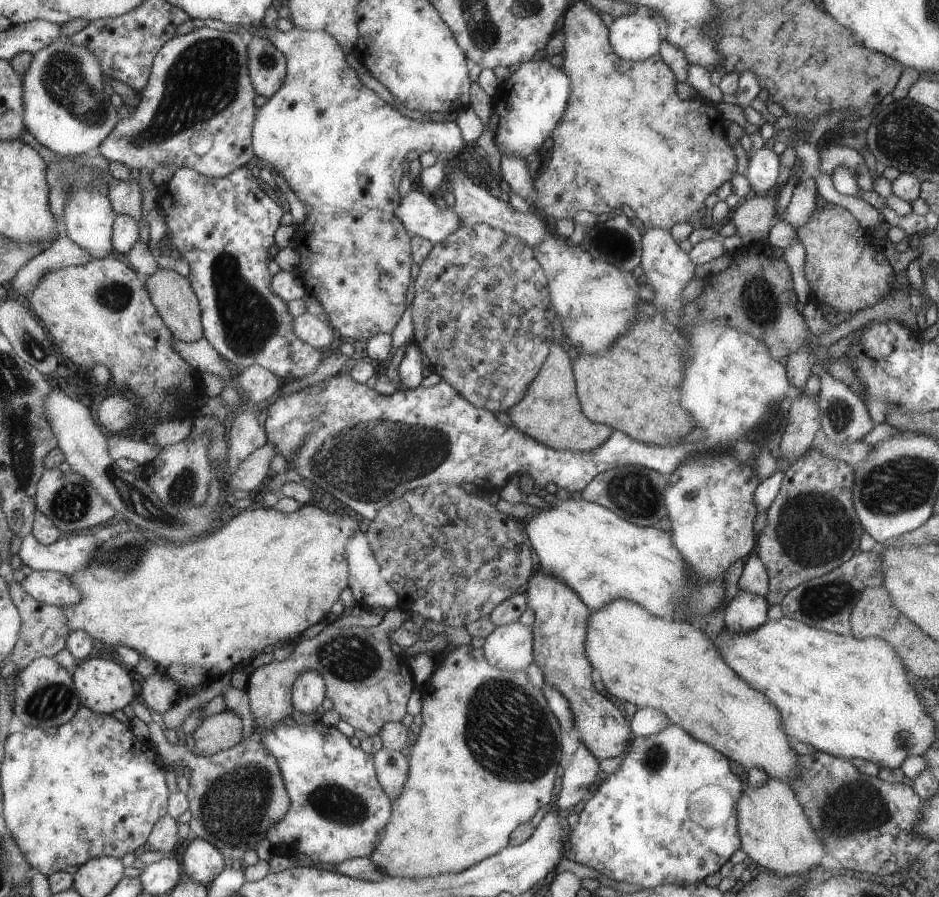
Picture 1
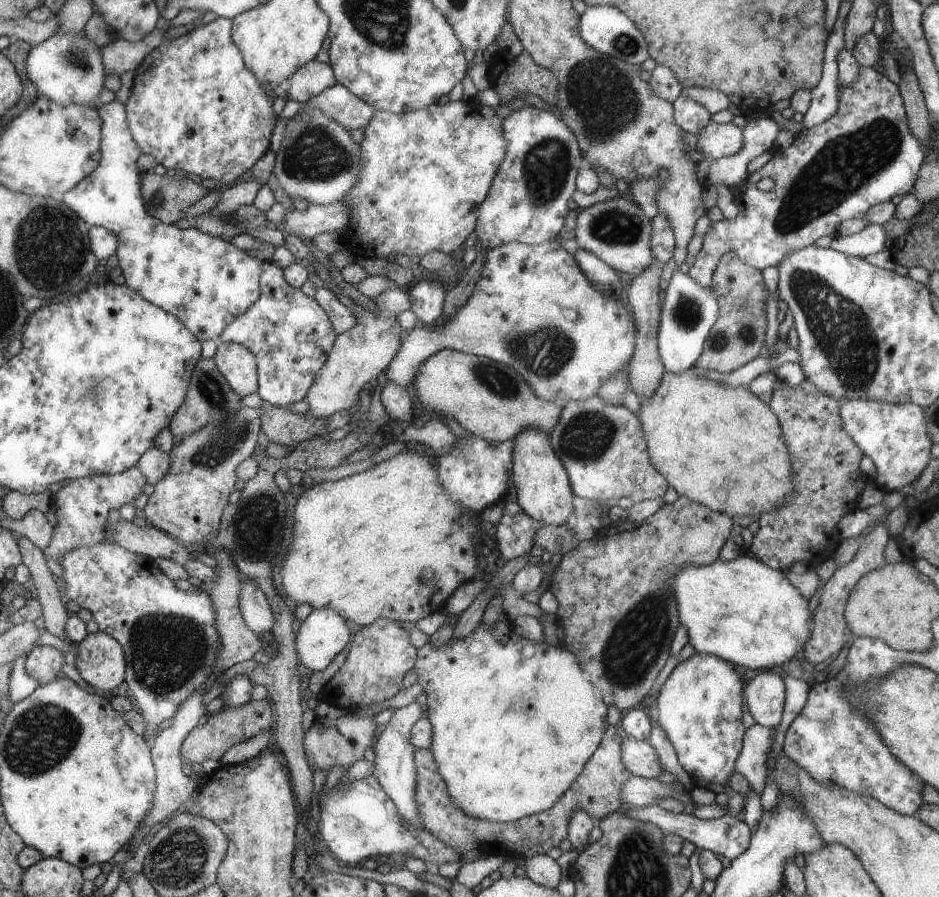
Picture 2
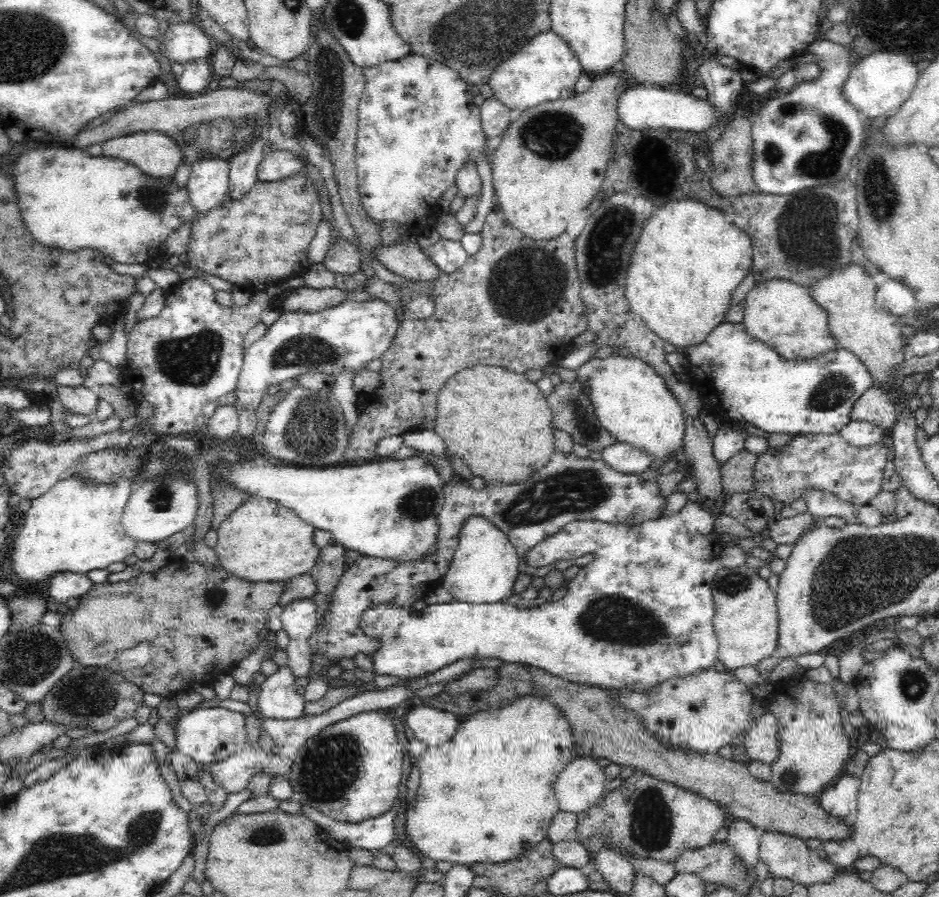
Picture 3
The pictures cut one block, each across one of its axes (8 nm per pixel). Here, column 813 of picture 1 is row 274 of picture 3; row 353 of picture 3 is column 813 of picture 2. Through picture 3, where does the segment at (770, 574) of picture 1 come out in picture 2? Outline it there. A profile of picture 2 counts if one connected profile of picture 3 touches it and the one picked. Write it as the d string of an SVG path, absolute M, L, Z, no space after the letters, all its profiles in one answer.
M803 378L795 386L788 386L776 379L772 386L772 397L767 403L780 422L789 460L792 461L793 490L789 496L785 496L779 508L757 517L759 525L757 533L752 534L749 550L763 564L779 571L788 571L795 562L816 567L832 556L842 540L839 534L840 519L857 509L859 494L867 484L867 476L859 470L859 460L864 454L841 424L842 401L819 392L807 379Z

